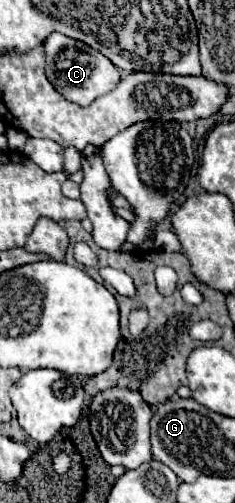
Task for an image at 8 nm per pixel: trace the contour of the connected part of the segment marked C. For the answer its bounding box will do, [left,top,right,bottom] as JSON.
[43,33,121,107]

